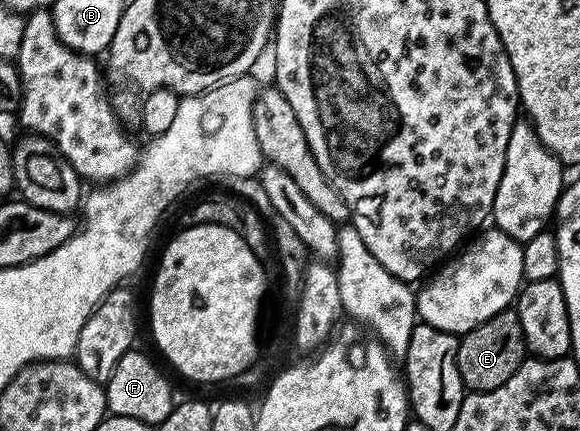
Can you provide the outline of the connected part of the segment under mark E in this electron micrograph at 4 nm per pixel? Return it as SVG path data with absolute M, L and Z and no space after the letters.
M513 308L500 310L495 316L491 316L491 320L479 324L473 330L468 330L460 335L457 343L459 376L461 383L469 392L499 388L499 384L515 376L515 372L521 367L526 357L523 324L519 324L519 316Z

